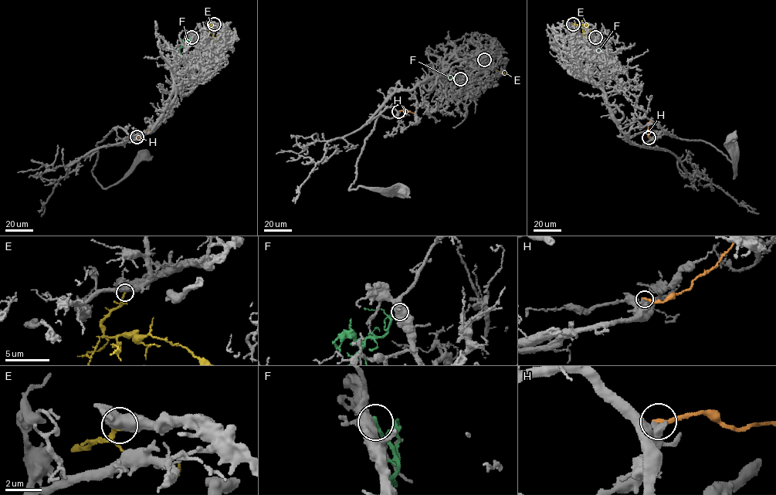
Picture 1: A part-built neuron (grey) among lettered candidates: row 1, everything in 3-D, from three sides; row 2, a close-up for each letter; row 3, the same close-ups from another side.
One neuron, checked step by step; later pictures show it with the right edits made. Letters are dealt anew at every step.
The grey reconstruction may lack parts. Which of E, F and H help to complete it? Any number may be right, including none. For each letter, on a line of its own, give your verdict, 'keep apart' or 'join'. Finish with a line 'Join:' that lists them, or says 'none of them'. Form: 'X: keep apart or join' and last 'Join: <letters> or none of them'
E: keep apart
F: keep apart
H: keep apart
Join: none of them

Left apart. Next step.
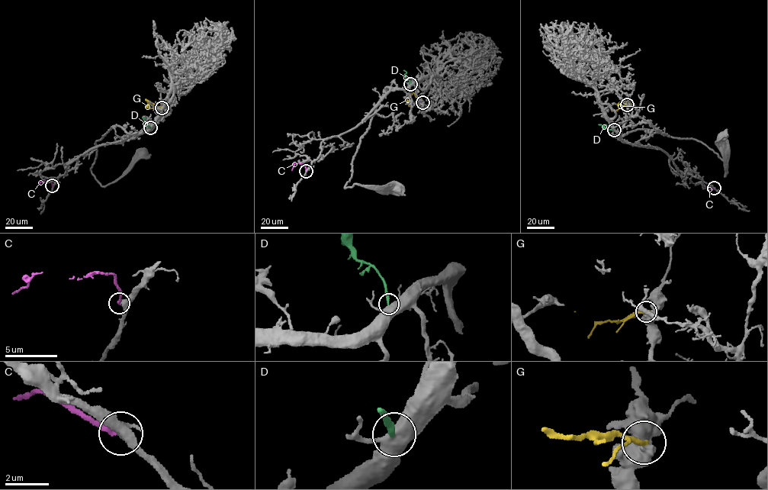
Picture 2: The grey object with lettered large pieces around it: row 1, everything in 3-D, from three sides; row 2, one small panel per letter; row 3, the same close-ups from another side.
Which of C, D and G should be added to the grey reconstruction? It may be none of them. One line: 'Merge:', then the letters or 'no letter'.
Merge: D

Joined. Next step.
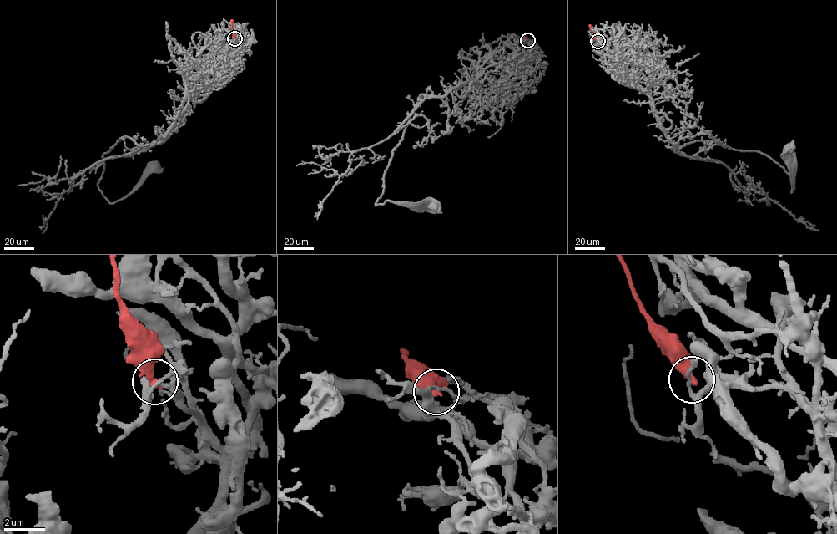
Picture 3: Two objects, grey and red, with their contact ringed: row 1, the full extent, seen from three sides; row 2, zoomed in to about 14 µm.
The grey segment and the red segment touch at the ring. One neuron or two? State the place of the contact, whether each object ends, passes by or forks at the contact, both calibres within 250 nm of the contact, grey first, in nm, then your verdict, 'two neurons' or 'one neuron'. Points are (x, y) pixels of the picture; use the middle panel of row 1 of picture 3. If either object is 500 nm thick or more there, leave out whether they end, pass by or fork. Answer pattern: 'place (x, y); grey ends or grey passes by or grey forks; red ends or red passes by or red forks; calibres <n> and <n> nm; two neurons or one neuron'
place (527, 40); grey forks; red ends; calibres 140 and 440 nm; two neurons

